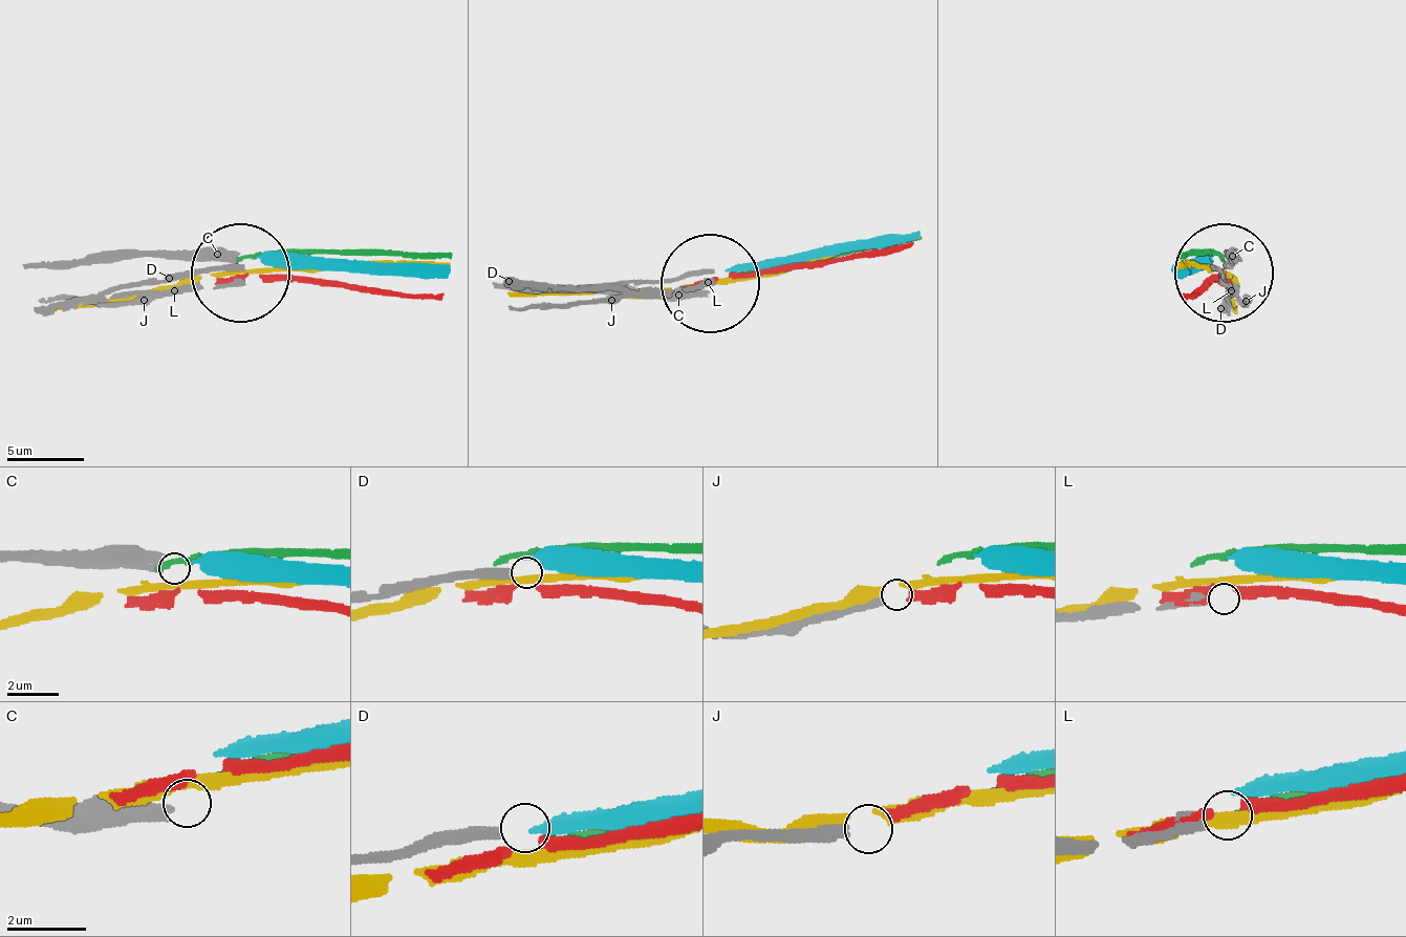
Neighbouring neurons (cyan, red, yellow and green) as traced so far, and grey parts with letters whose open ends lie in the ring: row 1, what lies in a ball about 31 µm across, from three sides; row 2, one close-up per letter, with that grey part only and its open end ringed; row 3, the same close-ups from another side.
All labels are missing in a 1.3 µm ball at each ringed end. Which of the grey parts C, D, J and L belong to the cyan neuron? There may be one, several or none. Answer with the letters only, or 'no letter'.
no letter

